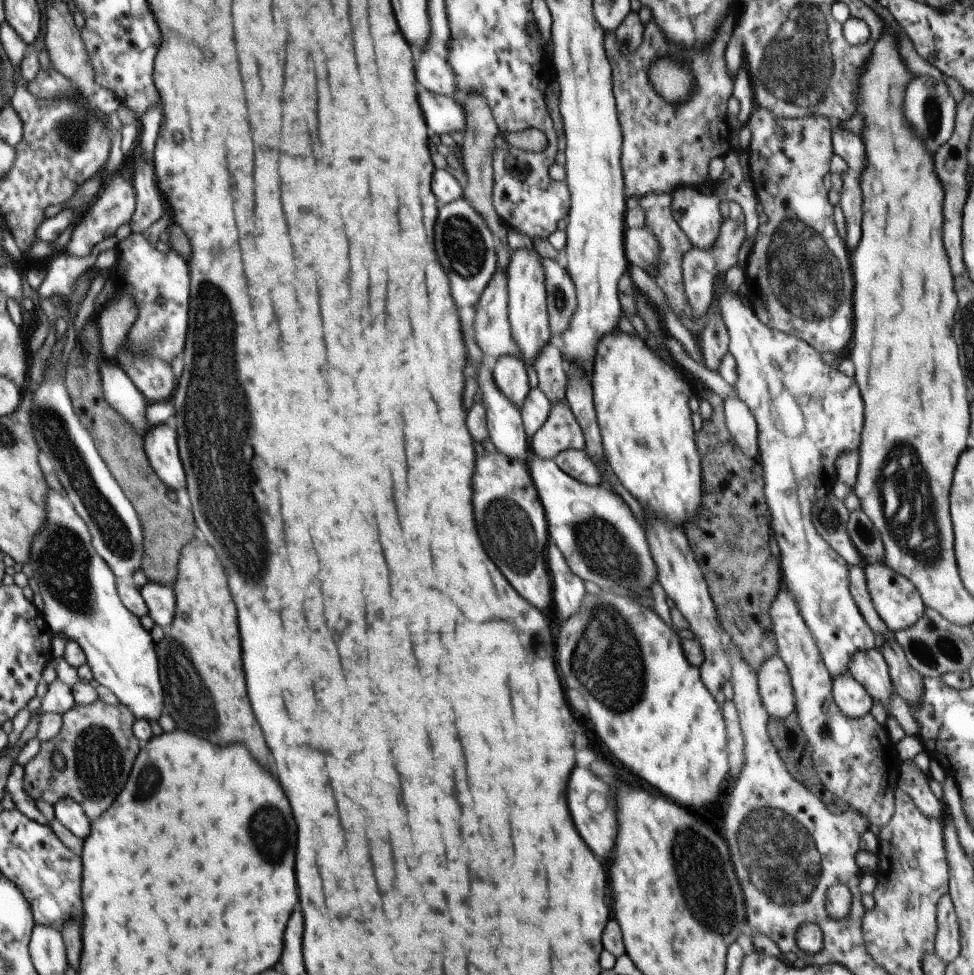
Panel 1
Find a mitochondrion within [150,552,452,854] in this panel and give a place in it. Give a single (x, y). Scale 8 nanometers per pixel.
(191, 702)

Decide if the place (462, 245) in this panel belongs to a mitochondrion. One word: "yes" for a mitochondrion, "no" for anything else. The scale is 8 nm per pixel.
yes

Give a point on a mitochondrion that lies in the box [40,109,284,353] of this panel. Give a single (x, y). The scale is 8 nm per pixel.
(74, 133)

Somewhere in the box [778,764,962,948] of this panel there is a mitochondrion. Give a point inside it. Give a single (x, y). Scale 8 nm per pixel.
(908, 894)

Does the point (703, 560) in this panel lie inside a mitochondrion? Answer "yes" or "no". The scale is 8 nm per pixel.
no

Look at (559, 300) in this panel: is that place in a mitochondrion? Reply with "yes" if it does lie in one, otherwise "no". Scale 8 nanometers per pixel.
yes

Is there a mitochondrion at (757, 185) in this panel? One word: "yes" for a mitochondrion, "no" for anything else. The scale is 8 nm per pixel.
no

